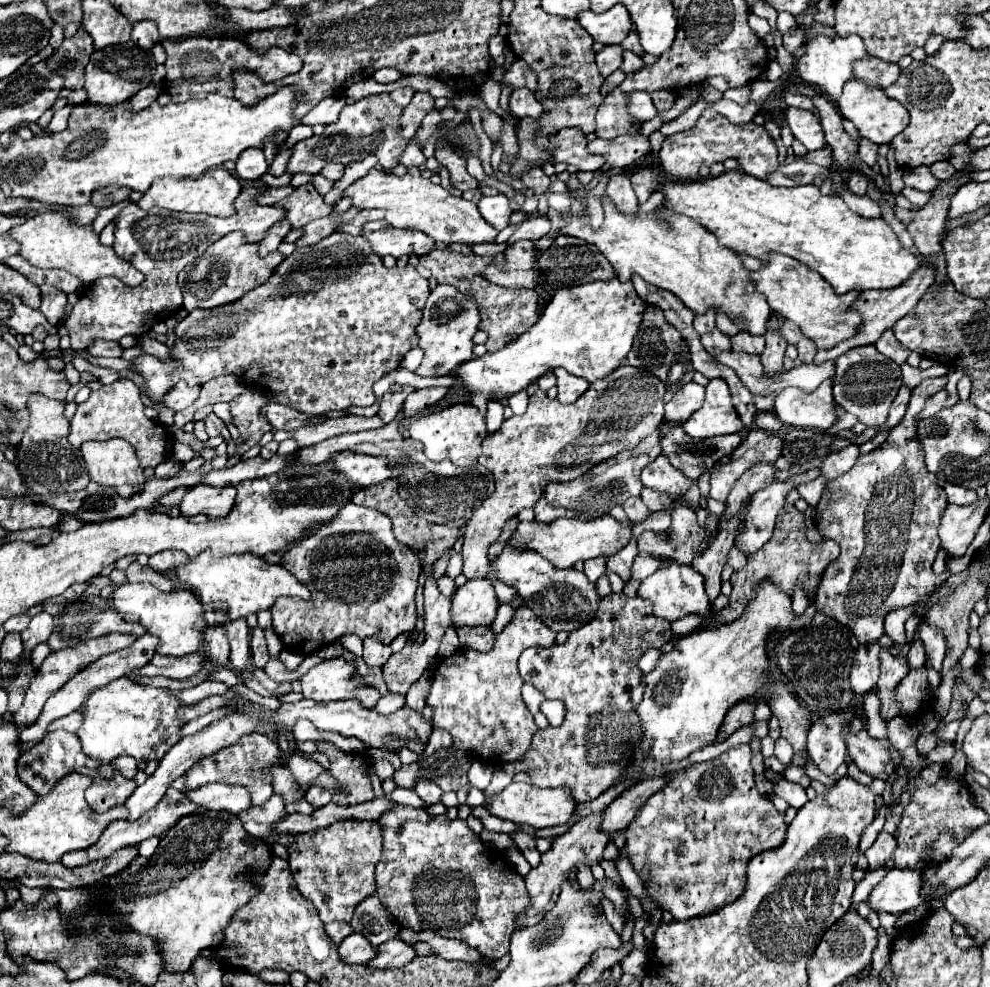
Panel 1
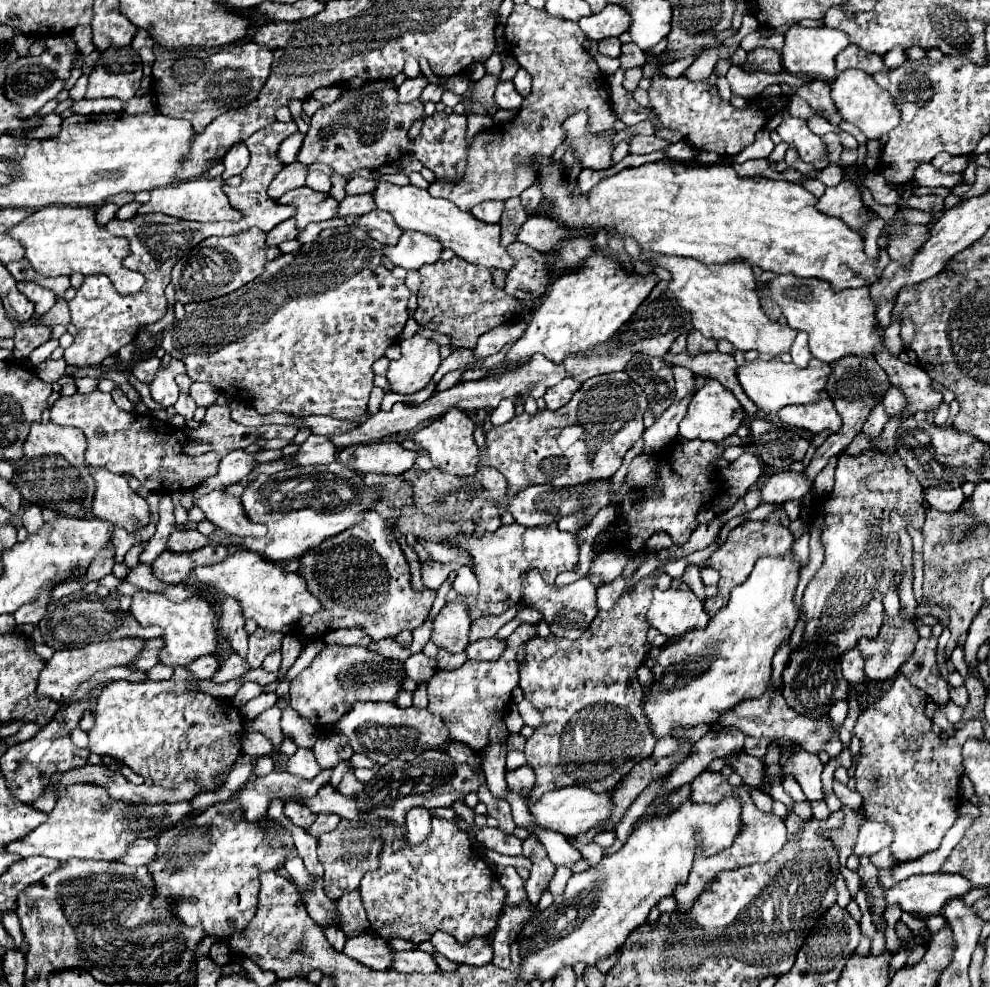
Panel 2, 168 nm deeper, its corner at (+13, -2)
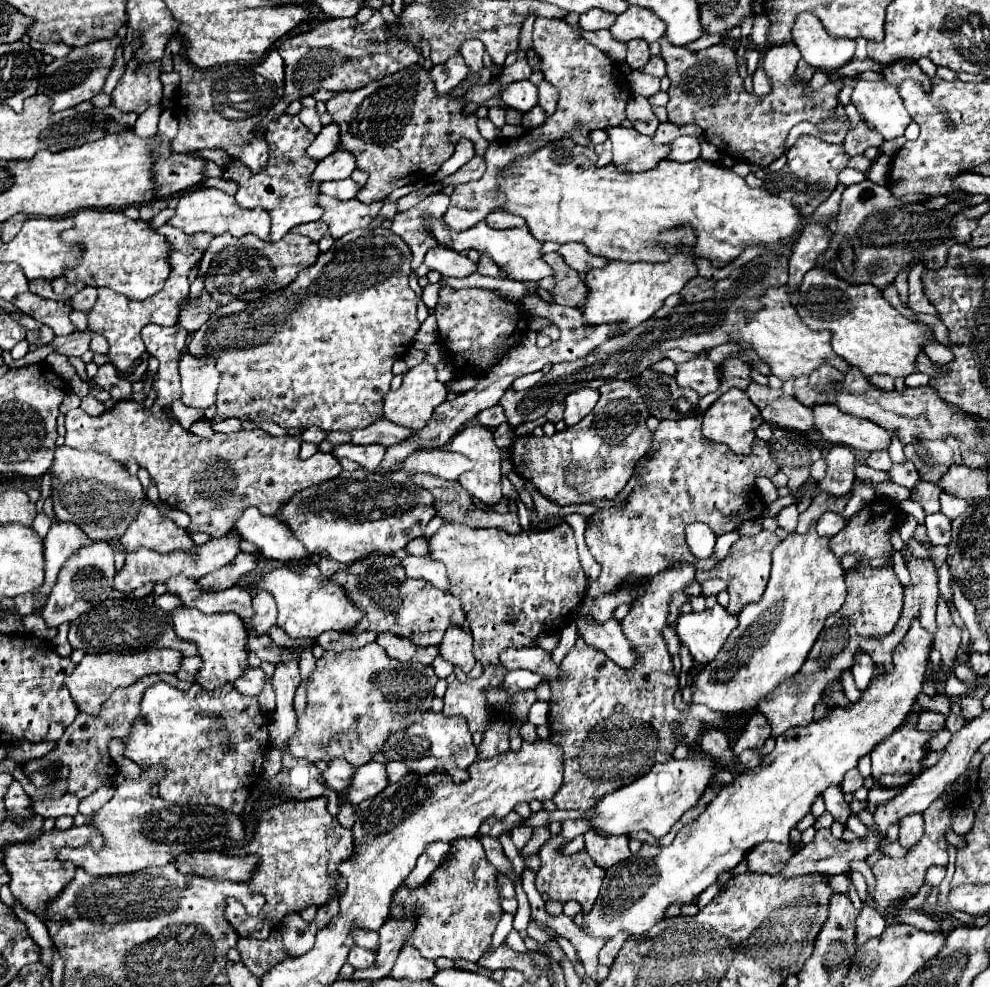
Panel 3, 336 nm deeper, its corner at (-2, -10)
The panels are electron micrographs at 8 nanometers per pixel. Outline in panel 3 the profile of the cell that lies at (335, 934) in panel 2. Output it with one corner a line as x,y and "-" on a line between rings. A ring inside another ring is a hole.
352,947
350,949
350,955
348,955
348,963
354,967
354,969
366,969
368,965
372,965
372,961
376,961
376,955
362,949
362,947

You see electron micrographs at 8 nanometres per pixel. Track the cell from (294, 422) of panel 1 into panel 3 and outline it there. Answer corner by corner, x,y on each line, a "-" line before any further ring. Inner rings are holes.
380,419
380,421
374,421
372,425
368,425
368,429
356,429
356,431
350,431
352,435
352,443
356,445
370,445
370,443
380,443
380,445
394,445
394,443
400,443
404,439
410,437
410,429
404,429
388,419

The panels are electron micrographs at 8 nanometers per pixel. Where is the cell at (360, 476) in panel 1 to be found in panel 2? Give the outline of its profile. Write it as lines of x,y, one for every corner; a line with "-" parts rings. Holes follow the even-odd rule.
377,441
365,445
349,445
337,453
337,461
361,475
399,475
413,465
415,453
403,449
397,441

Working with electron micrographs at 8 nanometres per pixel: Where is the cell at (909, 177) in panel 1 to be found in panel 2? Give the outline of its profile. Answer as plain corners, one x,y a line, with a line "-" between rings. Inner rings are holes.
923,163
923,165
917,165
913,183
923,185
923,187
953,187
961,183
961,175
959,173
941,173
931,163

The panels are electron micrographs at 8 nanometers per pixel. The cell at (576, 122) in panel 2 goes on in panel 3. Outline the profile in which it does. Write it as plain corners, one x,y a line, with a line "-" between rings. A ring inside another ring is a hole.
608,127
606,131
612,141
612,163
620,171
652,169
652,165
666,159
668,155
670,145
656,145
652,137
636,133
636,129

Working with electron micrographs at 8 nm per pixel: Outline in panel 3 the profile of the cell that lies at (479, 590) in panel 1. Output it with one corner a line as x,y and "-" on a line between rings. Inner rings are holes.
450,627
438,645
440,655
452,663
454,667
460,667
464,673
470,673
476,659
472,655
472,635
464,633
460,627

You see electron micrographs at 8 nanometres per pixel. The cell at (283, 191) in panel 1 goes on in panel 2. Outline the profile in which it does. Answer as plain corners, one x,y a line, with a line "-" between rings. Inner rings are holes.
297,161
291,165
285,165
283,171
275,177
275,181
269,185
267,193
271,199
279,199
283,193
303,187
305,185
305,177
307,177
307,167
299,165

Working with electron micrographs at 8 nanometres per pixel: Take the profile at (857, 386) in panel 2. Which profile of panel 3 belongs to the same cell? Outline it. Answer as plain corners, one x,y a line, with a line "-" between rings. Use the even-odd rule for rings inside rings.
872,375
870,383
874,383
878,389
884,389
884,391
894,389
894,377
888,377
888,375

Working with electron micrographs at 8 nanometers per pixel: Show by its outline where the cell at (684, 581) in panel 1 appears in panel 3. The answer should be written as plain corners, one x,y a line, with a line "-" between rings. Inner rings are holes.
714,605
702,613
678,615
676,633
680,641
690,649
692,657
700,665
708,665
716,659
728,635
736,629
738,617
730,615
722,605

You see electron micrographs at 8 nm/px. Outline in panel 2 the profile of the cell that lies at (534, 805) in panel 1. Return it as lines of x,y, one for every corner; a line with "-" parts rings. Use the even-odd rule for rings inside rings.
563,787
563,789
553,789
553,791
545,793
545,797
541,797
539,801
531,803
529,815
533,817
537,827
551,829
551,831
571,837
571,835
583,833
589,827
597,825
599,821
607,819
609,805
611,805
611,791
599,795
599,793
593,793
591,789
585,789
585,787

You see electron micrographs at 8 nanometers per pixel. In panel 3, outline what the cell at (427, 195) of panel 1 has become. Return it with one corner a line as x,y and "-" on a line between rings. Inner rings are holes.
432,221
430,223
430,233
444,245
450,247
458,253
466,251
466,249
476,249
478,253
488,253
500,267
506,267
506,271
510,273
512,279
530,279
530,281
540,281
548,275
552,275
552,269
546,265
546,261
542,259
540,247
542,243
536,241
532,237
532,233
528,231
528,227
518,227
518,229
506,229
506,231
496,231
492,227
488,227
484,221
480,221
476,227
468,229
468,231
452,231
444,221

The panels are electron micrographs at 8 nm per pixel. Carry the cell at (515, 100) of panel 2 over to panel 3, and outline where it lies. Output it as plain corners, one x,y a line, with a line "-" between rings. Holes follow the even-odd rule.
514,81
508,83
506,89
500,93
502,101
508,103
512,109
526,113
538,103
538,91
532,81

